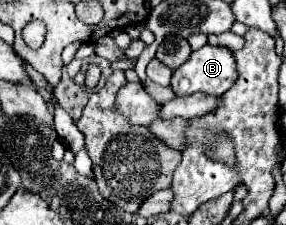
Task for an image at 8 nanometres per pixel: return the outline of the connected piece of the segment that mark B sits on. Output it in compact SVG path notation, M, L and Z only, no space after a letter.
M204 44L200 50L192 52L188 62L184 62L180 68L174 70L170 88L174 90L176 96L188 96L188 94L194 94L194 92L204 92L204 94L220 96L220 94L224 94L226 90L232 88L236 78L238 78L238 72L236 72L232 50L226 48L226 46Z

